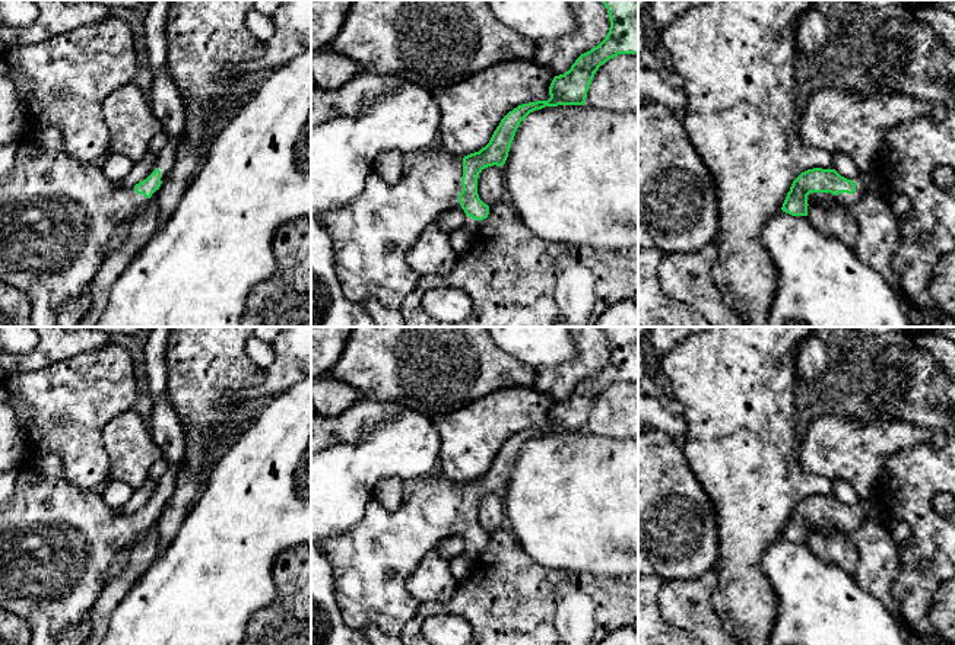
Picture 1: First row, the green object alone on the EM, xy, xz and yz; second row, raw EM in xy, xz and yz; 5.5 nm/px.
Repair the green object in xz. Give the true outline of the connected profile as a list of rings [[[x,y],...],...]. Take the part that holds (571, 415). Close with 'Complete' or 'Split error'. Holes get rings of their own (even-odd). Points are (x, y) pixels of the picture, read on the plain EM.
[[[600,327],[607,336],[610,355],[606,365],[581,381],[568,398],[555,403],[548,428],[518,432],[510,438],[494,458],[489,470],[464,484],[454,483],[437,471],[425,479],[397,509],[387,509],[371,498],[364,515],[348,531],[326,537],[321,550],[331,565],[336,601],[343,620],[353,629],[377,626],[383,633],[400,636],[403,627],[419,610],[419,601],[407,591],[407,576],[422,557],[438,543],[463,536],[466,553],[478,557],[489,541],[489,534],[478,521],[479,501],[488,493],[502,493],[520,449],[533,438],[545,433],[584,432],[594,400],[618,381],[638,381],[638,327]]]. Split error

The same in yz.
[[[813,495],[793,508],[781,537],[791,543],[808,543],[808,533],[813,530],[838,530],[851,534],[867,518],[864,501],[847,506],[835,496]]]. Split error

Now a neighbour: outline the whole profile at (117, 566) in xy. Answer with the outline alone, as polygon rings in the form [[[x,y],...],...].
[[[130,547],[123,549],[117,555],[115,560],[112,562],[112,565],[110,566],[110,569],[107,571],[104,582],[115,578],[117,575],[120,575],[123,572],[123,569],[126,568],[126,563],[129,560],[129,555],[130,555]]]

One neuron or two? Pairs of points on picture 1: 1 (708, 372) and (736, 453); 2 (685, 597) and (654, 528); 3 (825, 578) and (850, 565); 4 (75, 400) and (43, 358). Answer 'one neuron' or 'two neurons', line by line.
1: one neuron
2: two neurons
3: two neurons
4: two neurons

